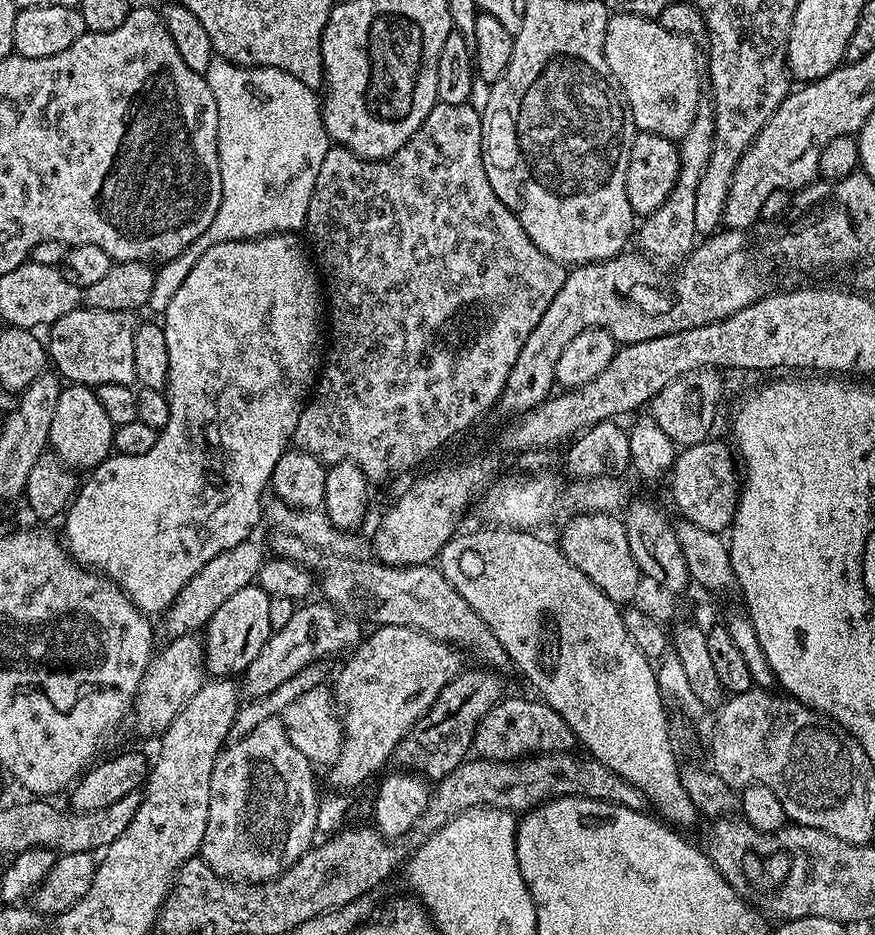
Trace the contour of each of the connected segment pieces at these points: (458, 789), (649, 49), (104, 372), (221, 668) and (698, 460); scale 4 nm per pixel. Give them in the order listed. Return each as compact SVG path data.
M541 754L531 758L505 762L502 760L485 760L483 758L468 758L464 763L458 765L449 776L443 776L440 781L431 789L428 804L420 815L420 821L413 826L411 835L417 838L432 836L444 827L457 812L464 811L465 808L479 808L482 804L491 804L494 808L515 809L515 804L535 805L537 802L547 802L557 796L585 796L591 800L606 800L609 804L617 804L623 808L629 808L635 812L641 811L645 807L644 795L636 789L633 784L626 782L614 770L607 768L602 762L591 758L576 756L577 754Z
M612 12L606 22L606 32L604 34L604 57L606 66L610 66L610 74L616 79L616 85L620 87L624 94L624 103L628 105L633 124L642 132L653 132L659 136L664 136L673 142L679 141L688 132L688 128L698 116L696 107L700 104L700 80L702 84L702 60L696 57L696 44L688 36L679 36L679 31L660 23L659 19L650 16L639 16L633 12Z
M77 306L62 318L58 318L50 325L49 336L46 336L46 352L56 363L55 369L65 381L73 384L126 384L129 386L137 383L136 367L134 366L134 324L131 324L129 313L98 310L87 306Z
M251 583L242 590L238 590L238 594L230 594L230 598L226 598L226 602L222 602L222 606L218 606L218 610L214 610L214 614L202 628L202 634L204 634L204 636L202 635L202 664L209 677L239 677L248 669L250 662L254 662L254 658L258 658L258 650L262 650L262 646L274 630L270 626L271 601L272 597L267 596L255 583Z
M709 438L700 444L689 444L675 457L670 471L672 500L681 512L680 516L685 521L719 534L731 525L732 518L736 515L736 501L742 491L738 476L736 480L733 449L729 448L719 444L715 438Z

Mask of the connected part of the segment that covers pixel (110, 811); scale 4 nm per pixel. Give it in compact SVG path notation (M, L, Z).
M131 795L119 799L118 802L112 803L100 811L78 813L74 810L67 810L68 812L56 810L46 800L34 798L30 801L32 802L22 800L18 804L20 805L19 813L23 816L32 816L36 822L32 828L32 849L41 847L65 855L94 852L111 845L113 840L120 837L126 830L126 826L133 820L136 805L135 797Z

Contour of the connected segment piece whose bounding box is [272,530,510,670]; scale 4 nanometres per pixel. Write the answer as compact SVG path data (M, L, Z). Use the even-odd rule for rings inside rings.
M276 530L273 534L272 548L281 560L289 560L309 570L320 568L318 588L320 584L325 598L346 615L369 620L372 626L389 624L417 628L443 644L451 644L461 653L469 652L480 663L477 665L488 670L509 667L508 654L493 634L492 627L475 612L470 602L466 602L466 598L462 598L462 594L458 594L439 567L412 564L408 568L389 568L371 559L356 560L339 554L333 555L333 560L327 560L321 549L306 543L293 532L283 530Z

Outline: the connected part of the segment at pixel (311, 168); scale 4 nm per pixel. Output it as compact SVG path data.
M213 58L206 73L210 94L218 106L218 162L222 174L222 202L214 222L190 246L186 246L188 258L202 258L210 246L222 242L260 240L264 236L296 234L307 225L310 198L318 182L318 170L322 170L322 158L326 158L330 137L324 128L322 104L317 93L306 86L294 74L277 68L244 68L229 60Z

